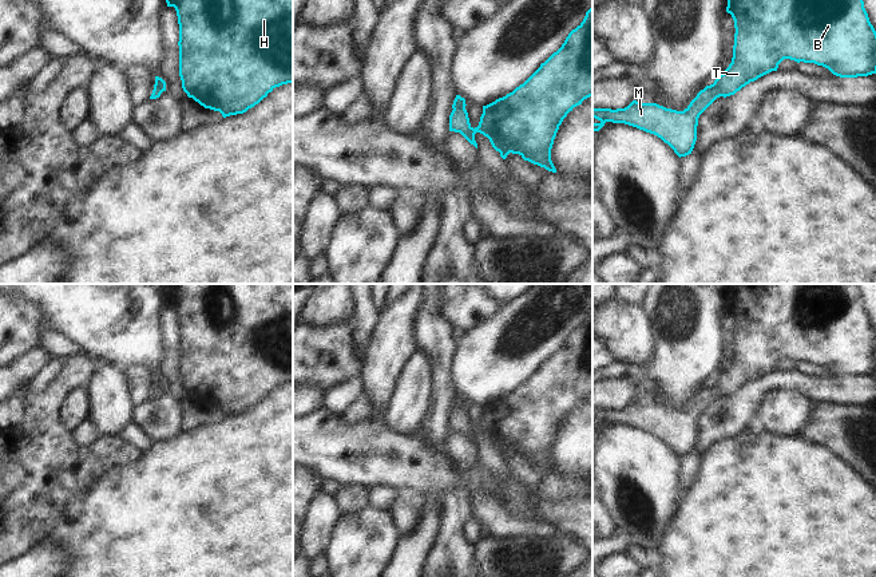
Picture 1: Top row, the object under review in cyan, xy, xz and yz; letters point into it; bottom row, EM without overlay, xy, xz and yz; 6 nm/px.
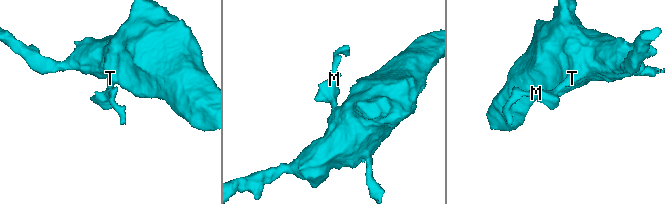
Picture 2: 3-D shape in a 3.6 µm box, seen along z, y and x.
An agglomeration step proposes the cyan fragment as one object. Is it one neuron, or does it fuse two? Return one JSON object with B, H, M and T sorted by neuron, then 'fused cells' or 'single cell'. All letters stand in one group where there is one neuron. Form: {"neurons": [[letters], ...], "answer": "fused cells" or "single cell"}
{"neurons": [["B", "H", "M", "T"]], "answer": "single cell"}

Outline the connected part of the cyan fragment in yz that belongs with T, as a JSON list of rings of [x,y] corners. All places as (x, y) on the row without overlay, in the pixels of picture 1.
[[[724,284],[726,312],[734,320],[733,357],[713,384],[701,390],[683,411],[633,400],[625,408],[592,408],[592,431],[606,422],[654,434],[681,458],[691,454],[699,415],[720,396],[730,396],[758,378],[777,371],[784,359],[814,363],[840,378],[876,374],[876,331],[864,308],[859,284]]]

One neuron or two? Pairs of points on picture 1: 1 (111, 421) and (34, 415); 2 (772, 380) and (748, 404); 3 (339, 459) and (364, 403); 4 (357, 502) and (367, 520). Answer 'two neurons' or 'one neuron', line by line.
1: two neurons
2: one neuron
3: two neurons
4: two neurons

